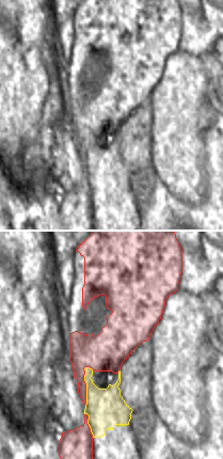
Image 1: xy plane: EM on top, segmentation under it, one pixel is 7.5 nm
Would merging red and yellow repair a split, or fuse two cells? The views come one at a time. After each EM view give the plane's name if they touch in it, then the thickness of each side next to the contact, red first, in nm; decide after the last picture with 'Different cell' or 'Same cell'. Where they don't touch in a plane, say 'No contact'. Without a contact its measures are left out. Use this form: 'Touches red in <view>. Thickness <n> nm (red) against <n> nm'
Touches red in xy. Thickness 240 nm (red) against 300 nm

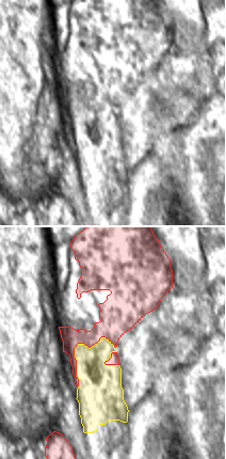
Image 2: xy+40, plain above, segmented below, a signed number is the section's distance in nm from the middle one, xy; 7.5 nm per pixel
Touches red in xy+40. Thickness 140 nm (red) against 260 nm

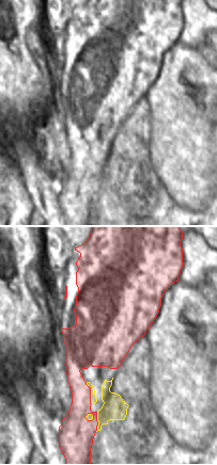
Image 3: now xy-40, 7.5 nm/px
Touches red in xy-40. Thickness 180 nm (red) against 50 nm

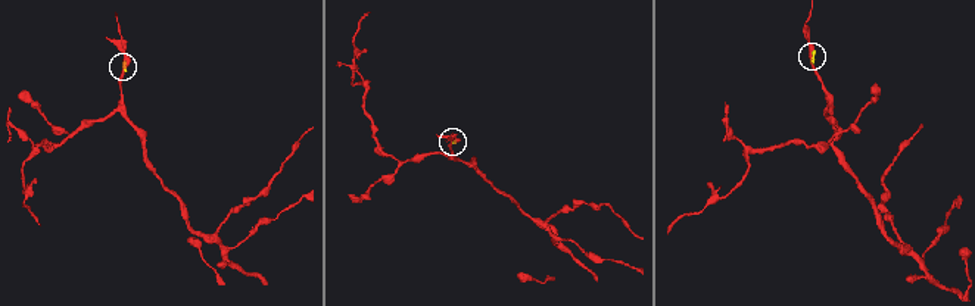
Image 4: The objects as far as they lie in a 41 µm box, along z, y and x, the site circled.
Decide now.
Different cell

